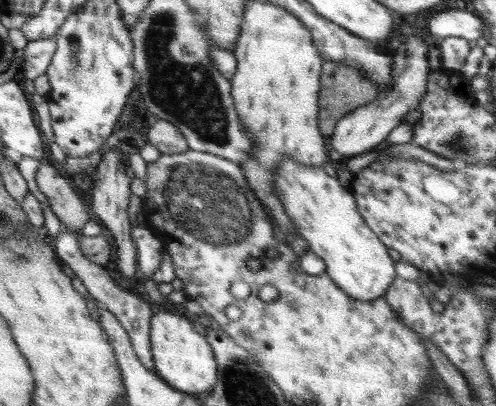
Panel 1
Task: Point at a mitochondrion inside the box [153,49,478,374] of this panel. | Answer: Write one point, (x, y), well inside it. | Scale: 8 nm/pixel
(195, 192)

